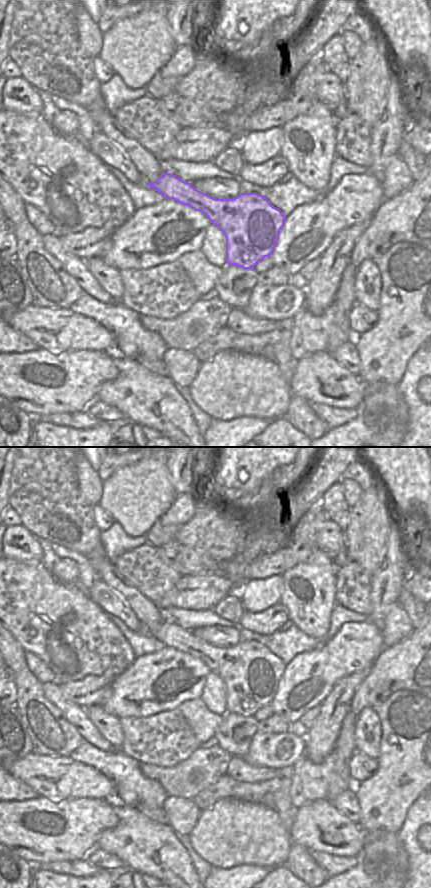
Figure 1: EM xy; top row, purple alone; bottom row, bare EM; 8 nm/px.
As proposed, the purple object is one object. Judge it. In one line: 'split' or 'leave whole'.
leave whole

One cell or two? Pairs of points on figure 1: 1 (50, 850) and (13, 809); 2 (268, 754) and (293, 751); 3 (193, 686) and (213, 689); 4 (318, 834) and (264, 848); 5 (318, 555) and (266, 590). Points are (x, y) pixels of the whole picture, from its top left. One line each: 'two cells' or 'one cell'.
1: one cell
2: one cell
3: two cells
4: two cells
5: two cells

